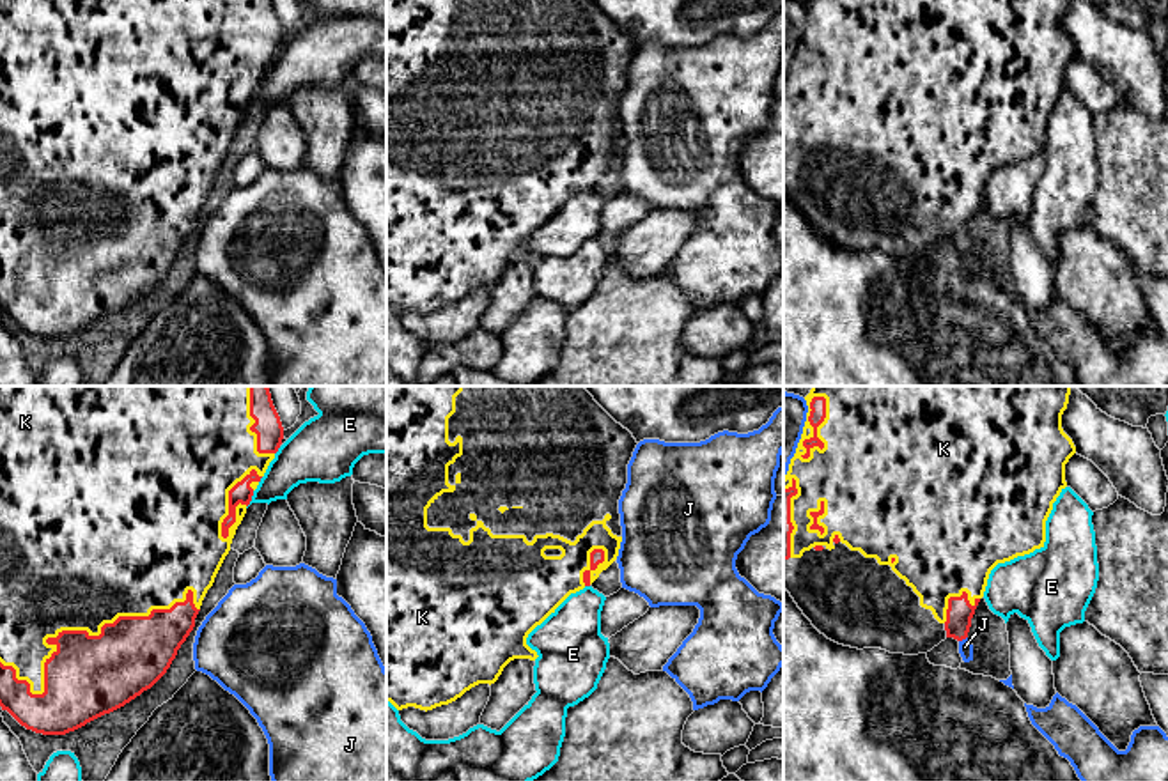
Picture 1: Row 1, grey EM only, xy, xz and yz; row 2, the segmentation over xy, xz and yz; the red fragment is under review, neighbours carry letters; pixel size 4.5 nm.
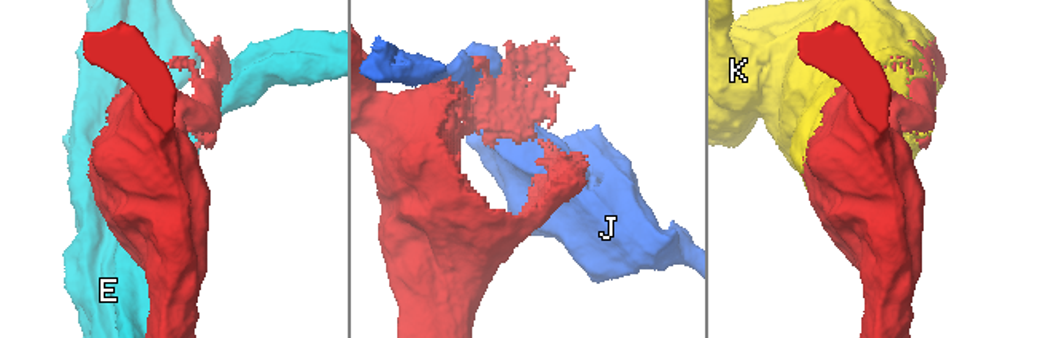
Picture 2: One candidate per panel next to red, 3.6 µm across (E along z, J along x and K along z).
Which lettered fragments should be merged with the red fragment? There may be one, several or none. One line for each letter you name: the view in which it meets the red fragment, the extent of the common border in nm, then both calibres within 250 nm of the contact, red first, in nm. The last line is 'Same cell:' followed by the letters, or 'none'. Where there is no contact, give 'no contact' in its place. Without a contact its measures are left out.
K: meets red in xy; contact 950 nm long; 380 nm thick on the red side, 500 nm on the other
Same cell: K

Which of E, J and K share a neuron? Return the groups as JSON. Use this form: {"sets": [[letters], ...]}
{"sets": [["E"], ["J"], ["K"]]}

